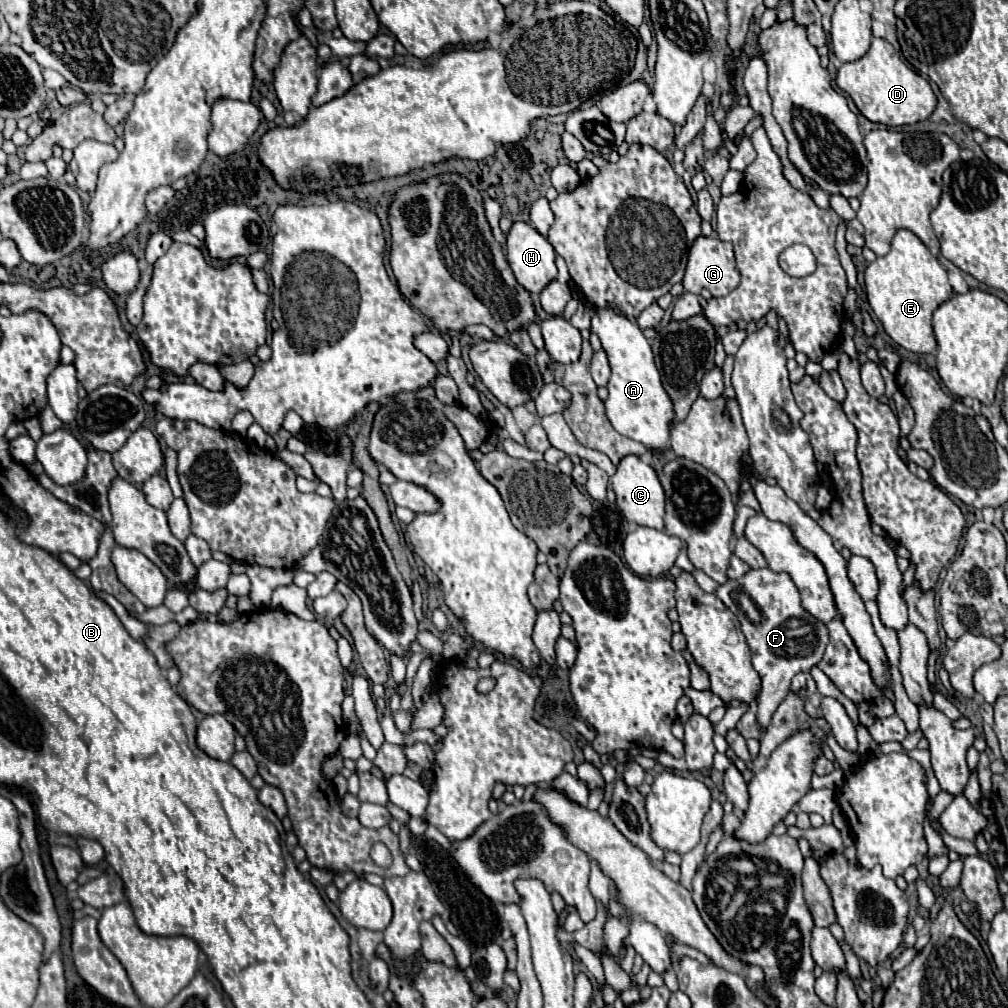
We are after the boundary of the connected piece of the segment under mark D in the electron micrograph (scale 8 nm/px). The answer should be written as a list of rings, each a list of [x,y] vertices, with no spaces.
[[[874,38],[870,50],[860,60],[842,64],[836,76],[836,84],[854,100],[858,110],[868,120],[884,126],[904,126],[922,122],[936,108],[936,96],[928,80],[908,68],[892,48],[892,44],[884,38]]]

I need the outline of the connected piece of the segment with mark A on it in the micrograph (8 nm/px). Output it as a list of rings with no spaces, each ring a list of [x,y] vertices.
[[[612,306],[596,308],[592,316],[592,332],[600,338],[612,368],[612,376],[608,382],[610,396],[604,402],[608,420],[620,434],[638,440],[648,448],[664,452],[670,438],[670,422],[674,418],[674,410],[666,390],[662,388],[662,380],[654,366],[654,354],[648,340],[644,338],[638,324],[632,324]]]

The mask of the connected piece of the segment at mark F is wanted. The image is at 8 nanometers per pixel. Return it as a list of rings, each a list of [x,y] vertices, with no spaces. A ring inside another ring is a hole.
[[[770,568],[750,570],[740,580],[728,580],[722,584],[716,592],[716,596],[736,614],[740,620],[742,632],[748,640],[748,646],[752,650],[752,666],[756,668],[760,676],[760,692],[758,692],[758,728],[760,732],[766,732],[770,726],[772,714],[782,704],[782,700],[790,692],[790,680],[798,672],[808,672],[812,666],[816,666],[824,650],[828,646],[828,630],[822,624],[822,634],[816,634],[818,620],[808,614],[800,604],[800,594],[788,574],[772,572]],[[742,598],[748,598],[754,608],[760,612],[760,620],[752,622],[746,610],[742,608]]]

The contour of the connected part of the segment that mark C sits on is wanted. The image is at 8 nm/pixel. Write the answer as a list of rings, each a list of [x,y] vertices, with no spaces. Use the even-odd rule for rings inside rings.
[[[626,456],[622,458],[616,474],[612,476],[612,484],[616,492],[616,504],[626,516],[626,520],[636,522],[640,526],[664,530],[664,490],[652,466],[644,464],[638,456]]]

